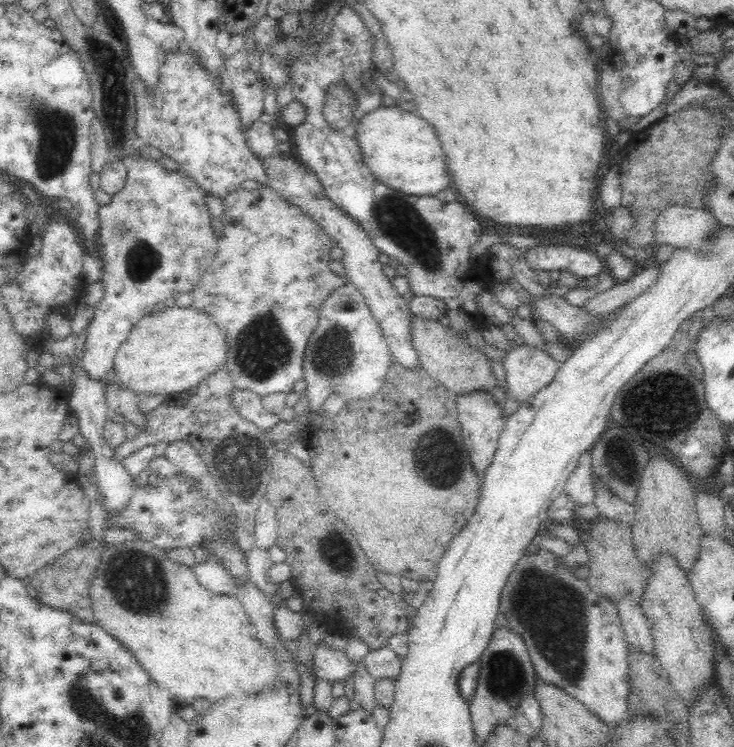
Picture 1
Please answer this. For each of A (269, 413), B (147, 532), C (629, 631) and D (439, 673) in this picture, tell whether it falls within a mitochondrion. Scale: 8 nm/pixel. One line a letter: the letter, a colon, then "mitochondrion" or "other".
A: other
B: other
C: other
D: other

